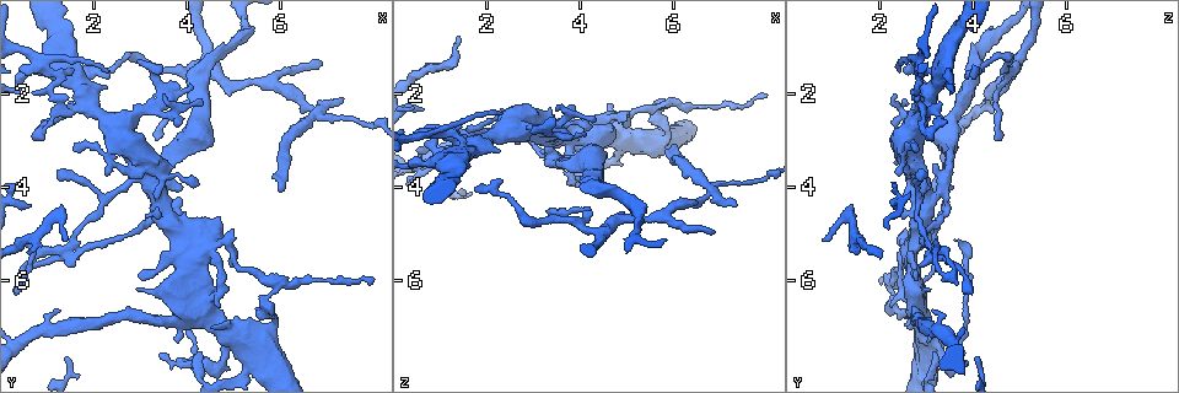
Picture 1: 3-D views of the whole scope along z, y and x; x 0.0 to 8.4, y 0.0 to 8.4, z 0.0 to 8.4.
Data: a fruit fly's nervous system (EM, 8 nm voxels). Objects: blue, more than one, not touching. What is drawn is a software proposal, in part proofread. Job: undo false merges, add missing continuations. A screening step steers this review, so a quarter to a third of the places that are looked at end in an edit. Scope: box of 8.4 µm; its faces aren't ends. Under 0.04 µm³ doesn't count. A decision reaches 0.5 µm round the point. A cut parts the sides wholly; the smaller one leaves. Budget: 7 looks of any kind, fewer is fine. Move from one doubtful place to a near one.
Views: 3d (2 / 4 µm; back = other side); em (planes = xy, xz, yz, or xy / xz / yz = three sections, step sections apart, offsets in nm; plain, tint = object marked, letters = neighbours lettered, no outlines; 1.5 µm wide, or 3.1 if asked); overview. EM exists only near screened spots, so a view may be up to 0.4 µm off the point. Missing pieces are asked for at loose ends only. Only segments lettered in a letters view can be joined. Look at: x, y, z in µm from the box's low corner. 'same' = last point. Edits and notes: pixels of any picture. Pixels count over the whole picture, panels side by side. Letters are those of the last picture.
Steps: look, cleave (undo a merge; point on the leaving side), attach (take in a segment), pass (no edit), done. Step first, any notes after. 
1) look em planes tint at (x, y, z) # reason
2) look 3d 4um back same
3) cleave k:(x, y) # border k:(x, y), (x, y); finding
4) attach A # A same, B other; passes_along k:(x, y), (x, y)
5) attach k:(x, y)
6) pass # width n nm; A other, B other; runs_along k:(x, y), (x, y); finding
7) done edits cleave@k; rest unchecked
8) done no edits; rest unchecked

look em planes letters at (6.10, 4.00, 3.15) # branch stops here

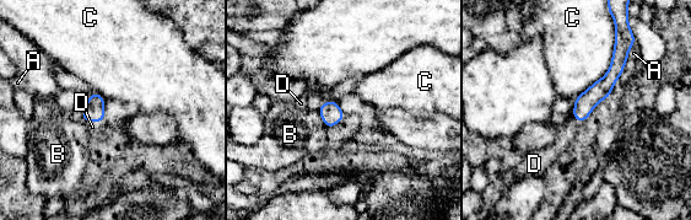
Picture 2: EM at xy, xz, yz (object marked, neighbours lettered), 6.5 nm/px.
attach 2:(92, 127) # A other, B other, C other, D same; passes_along 2:(93, 111), (95, 121), (92, 127); the cell continues

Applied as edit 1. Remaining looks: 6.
look em xz step 8 tint at (5.70, 6.55, 2.35) # abrupt turn

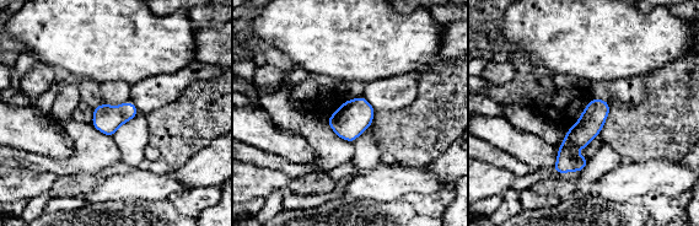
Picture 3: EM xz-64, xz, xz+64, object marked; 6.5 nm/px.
look em xy step 4 letters same # another direction

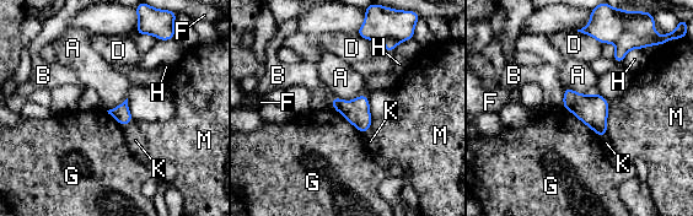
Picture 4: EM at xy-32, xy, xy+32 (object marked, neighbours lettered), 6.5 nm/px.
pass # width 200 nm; A other, B other, D other, F other, G other, H other, K other, M other; border 4:(640, 48), (632, 48), (622, 63); one cell here

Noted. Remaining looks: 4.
done edits attach@2; rest unchecked

